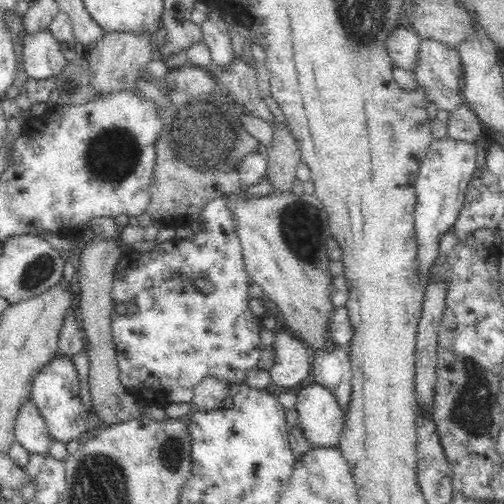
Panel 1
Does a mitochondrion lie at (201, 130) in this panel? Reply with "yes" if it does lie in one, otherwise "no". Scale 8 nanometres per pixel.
yes

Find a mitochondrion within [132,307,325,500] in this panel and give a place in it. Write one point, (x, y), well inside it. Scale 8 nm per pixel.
(171, 451)

